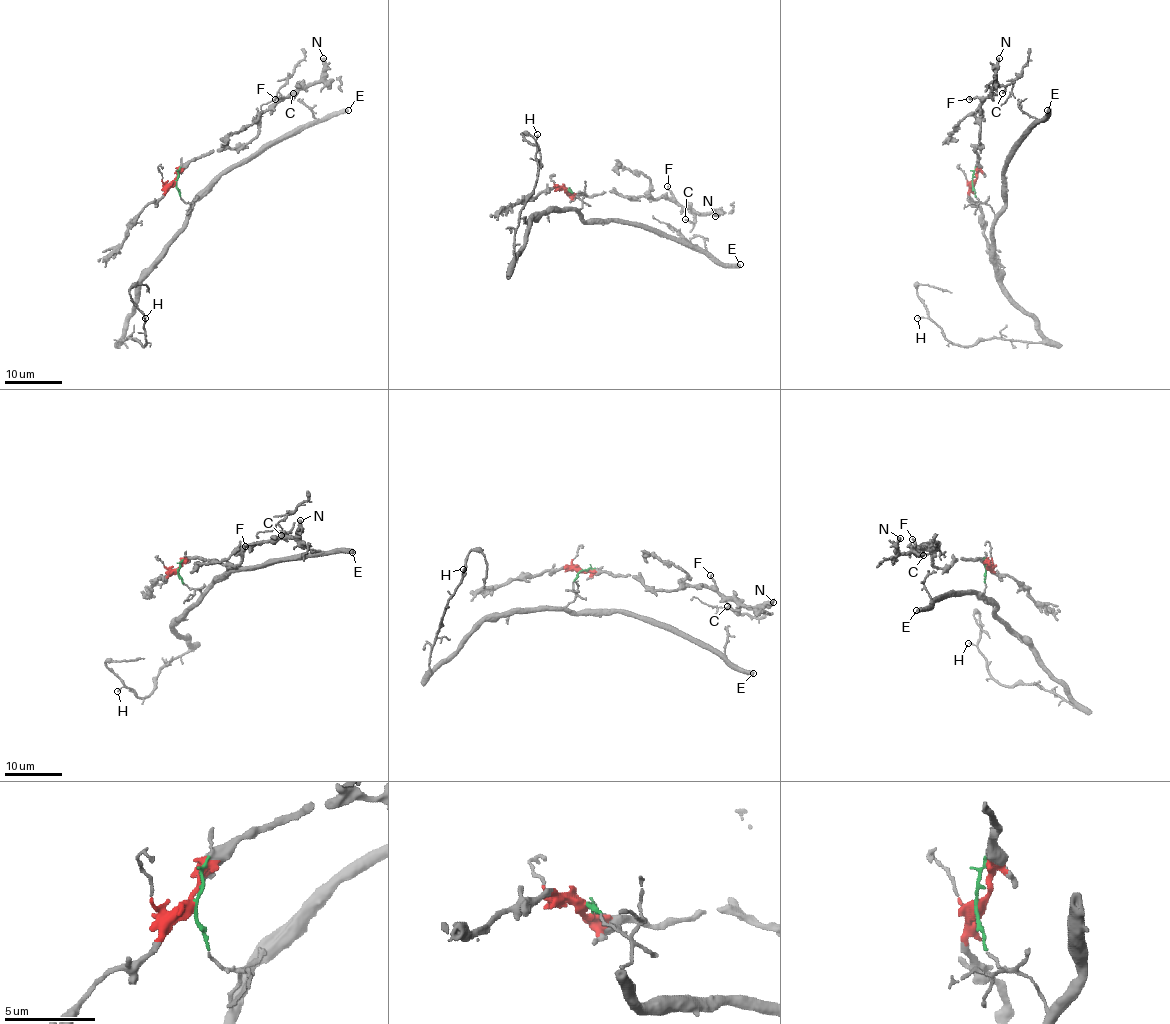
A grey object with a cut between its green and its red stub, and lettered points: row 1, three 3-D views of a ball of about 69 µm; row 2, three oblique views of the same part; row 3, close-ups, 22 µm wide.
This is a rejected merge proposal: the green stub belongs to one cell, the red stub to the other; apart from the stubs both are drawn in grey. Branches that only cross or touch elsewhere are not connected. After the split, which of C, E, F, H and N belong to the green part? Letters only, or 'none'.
E, H

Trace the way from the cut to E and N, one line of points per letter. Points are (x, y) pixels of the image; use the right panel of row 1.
E: (972, 181), (975, 196), (995, 215), (1004, 204), (1002, 170), (1015, 147), (1047, 113), (1047, 109)
N: (972, 181), (979, 158), (973, 150), (979, 148), (981, 105), (994, 89), (999, 57)

